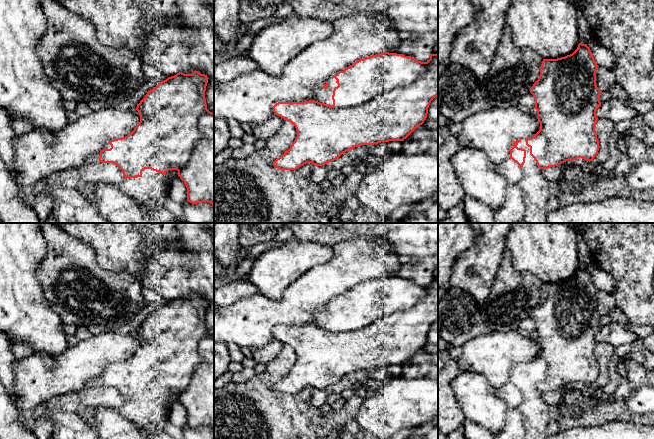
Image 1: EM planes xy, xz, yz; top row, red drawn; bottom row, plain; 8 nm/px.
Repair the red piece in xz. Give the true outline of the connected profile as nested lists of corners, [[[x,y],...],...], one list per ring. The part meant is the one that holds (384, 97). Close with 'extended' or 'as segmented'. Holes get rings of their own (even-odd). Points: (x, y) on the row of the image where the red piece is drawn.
[[[389,52],[360,59],[333,75],[322,88],[317,88],[316,101],[278,102],[273,106],[274,115],[291,122],[297,131],[297,136],[290,148],[273,161],[273,166],[280,170],[296,170],[306,163],[324,166],[355,147],[404,141],[424,123],[429,105],[437,96],[438,54],[430,54],[427,62]]]; extended

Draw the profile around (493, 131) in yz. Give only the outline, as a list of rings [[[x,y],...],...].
[[[519,107],[481,110],[461,123],[462,131],[457,136],[460,147],[473,147],[483,151],[496,166],[510,158],[510,149],[516,140],[531,138],[540,130],[537,117]]]

